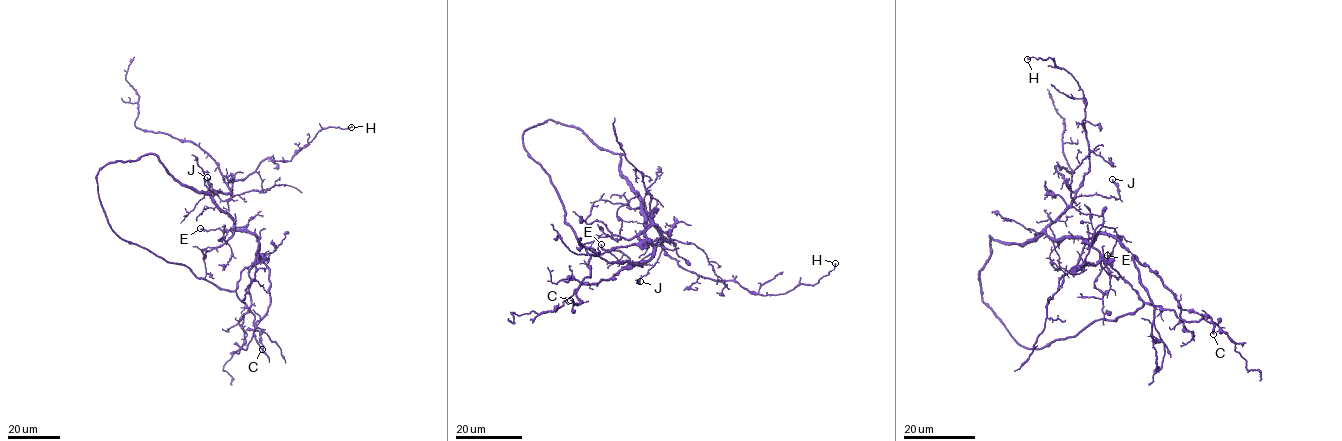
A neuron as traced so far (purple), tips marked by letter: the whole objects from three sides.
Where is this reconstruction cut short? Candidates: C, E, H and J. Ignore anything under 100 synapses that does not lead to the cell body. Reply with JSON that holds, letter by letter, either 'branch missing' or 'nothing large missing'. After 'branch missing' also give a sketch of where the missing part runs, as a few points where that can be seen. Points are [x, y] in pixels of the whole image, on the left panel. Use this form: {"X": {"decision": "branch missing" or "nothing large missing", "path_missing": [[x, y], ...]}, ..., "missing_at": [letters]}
{"C": {"decision": "branch missing", "path_missing": [[262, 349], [240, 369], [245, 393], [241, 398], [244, 401], [260, 397], [261, 404], [278, 421]]}, "E": {"decision": "nothing large missing"}, "H": {"decision": "nothing large missing"}, "J": {"decision": "nothing large missing"}, "missing_at": ["C"]}

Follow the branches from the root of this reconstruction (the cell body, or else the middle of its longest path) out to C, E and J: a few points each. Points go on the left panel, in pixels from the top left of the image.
C: (127, 160), (107, 164), (96, 176), (111, 228), (122, 239), (235, 291), (254, 316), (262, 349)
E: (127, 160), (153, 154), (183, 185), (210, 197), (234, 221), (236, 230), (247, 225), (222, 231), (200, 228)
J: (127, 160), (153, 154), (183, 185), (206, 194), (229, 193), (228, 188), (230, 197), (219, 197), (207, 177)

